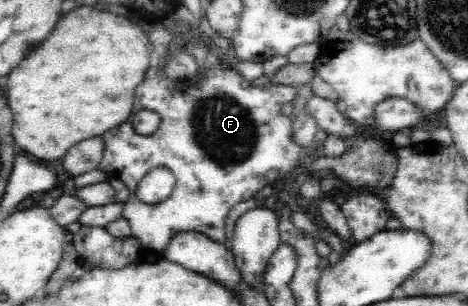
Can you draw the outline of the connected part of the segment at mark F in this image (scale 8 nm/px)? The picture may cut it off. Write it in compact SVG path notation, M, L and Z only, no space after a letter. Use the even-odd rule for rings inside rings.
M152 64L144 83L136 89L134 113L152 111L160 117L154 133L142 135L134 130L134 123L122 123L104 135L104 153L98 169L107 177L122 181L130 190L123 217L129 223L131 236L142 245L144 253L160 255L172 236L183 231L197 231L212 241L225 241L224 218L236 203L248 201L258 191L282 182L292 174L294 167L303 157L305 150L294 141L290 118L282 113L282 107L294 99L294 89L284 85L262 85L250 87L238 73L224 69L208 69L208 81L202 89L194 89L196 83L174 83L165 72ZM159 167L172 171L175 187L163 205L146 205L136 194L140 181Z

